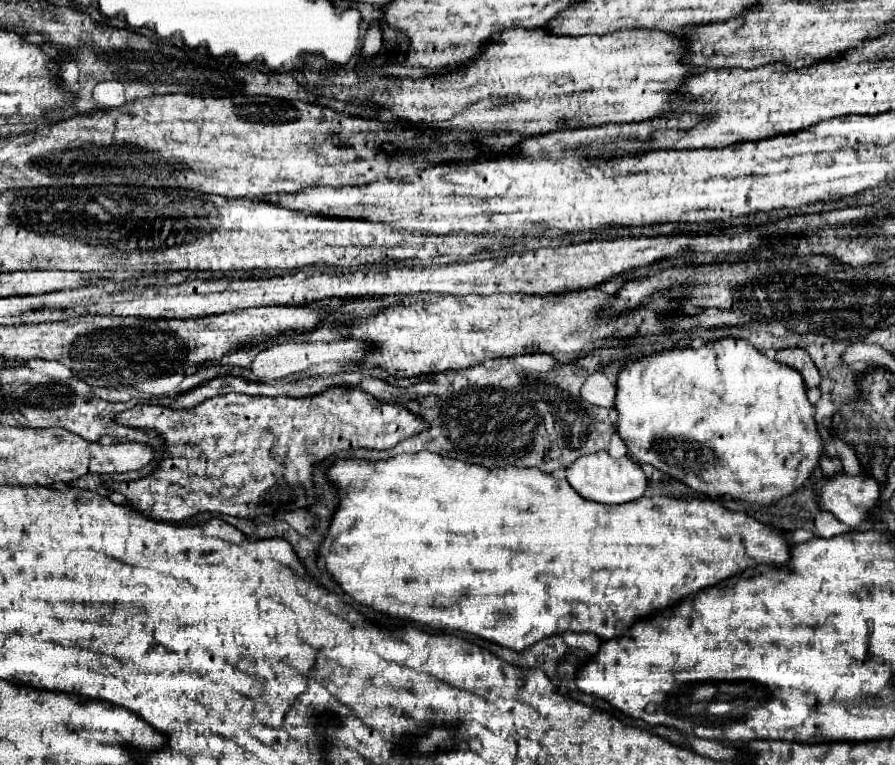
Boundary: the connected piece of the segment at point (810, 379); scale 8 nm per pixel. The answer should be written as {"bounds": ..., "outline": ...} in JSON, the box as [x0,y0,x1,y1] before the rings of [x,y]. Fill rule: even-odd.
{"bounds":[776,348,820,388],"outline":[[[788,348],[788,350],[780,350],[778,354],[776,354],[776,360],[780,362],[780,364],[786,364],[786,366],[792,366],[792,368],[796,368],[800,374],[802,374],[802,378],[804,378],[804,382],[806,382],[806,388],[814,388],[814,386],[818,386],[818,382],[820,382],[820,374],[818,374],[818,368],[814,366],[814,362],[810,360],[810,356],[806,354],[806,350],[802,350],[802,348]]]}

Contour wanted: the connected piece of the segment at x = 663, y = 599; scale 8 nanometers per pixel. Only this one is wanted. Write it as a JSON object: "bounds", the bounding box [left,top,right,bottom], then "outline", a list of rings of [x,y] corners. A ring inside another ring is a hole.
{"bounds":[318,450,790,650],"outline":[[[422,450],[416,454],[400,454],[390,460],[334,460],[328,470],[326,478],[330,486],[336,490],[338,506],[328,526],[326,538],[318,546],[318,560],[324,564],[326,572],[332,580],[342,588],[344,594],[354,598],[358,604],[370,608],[372,612],[380,612],[388,618],[406,618],[420,626],[434,628],[434,630],[460,630],[468,634],[476,634],[484,640],[496,642],[500,646],[512,650],[524,650],[548,636],[562,634],[566,630],[560,628],[560,618],[572,616],[572,630],[574,632],[592,632],[600,638],[616,638],[630,626],[630,622],[652,614],[654,610],[662,610],[666,606],[674,606],[680,598],[698,592],[702,588],[710,588],[728,580],[734,574],[740,574],[746,568],[758,564],[784,564],[788,560],[790,544],[782,538],[784,532],[772,530],[754,518],[730,512],[722,508],[720,502],[710,500],[670,500],[666,496],[642,496],[628,504],[618,506],[602,506],[590,500],[584,500],[566,480],[556,480],[538,468],[486,468],[470,462],[460,462],[454,458],[442,458],[430,450]]]}

